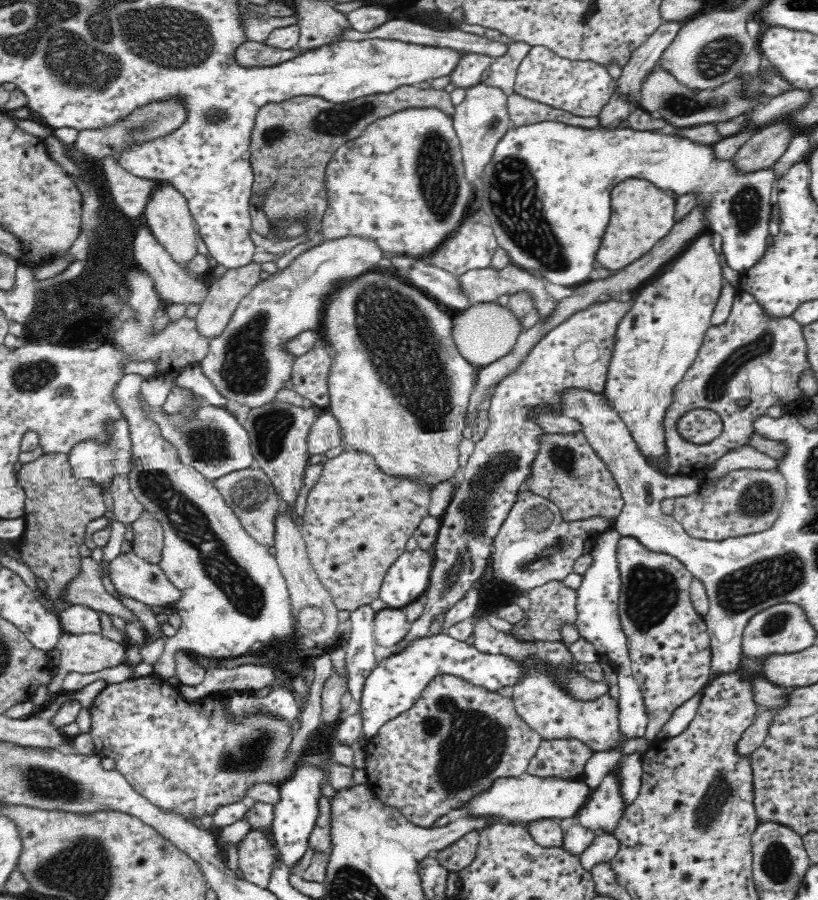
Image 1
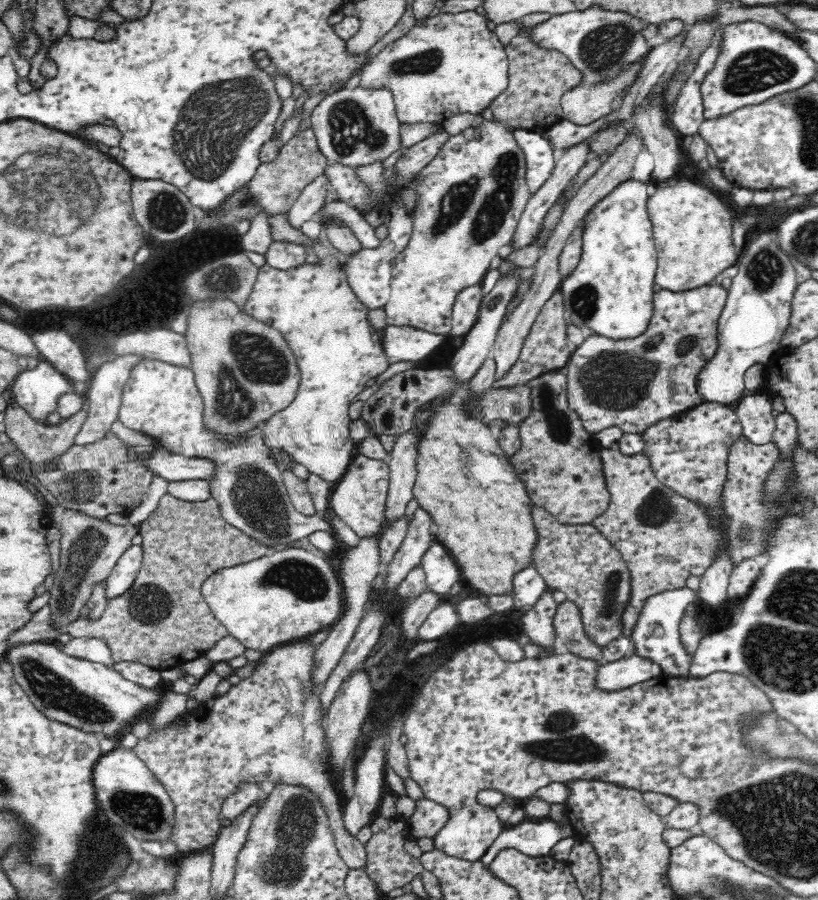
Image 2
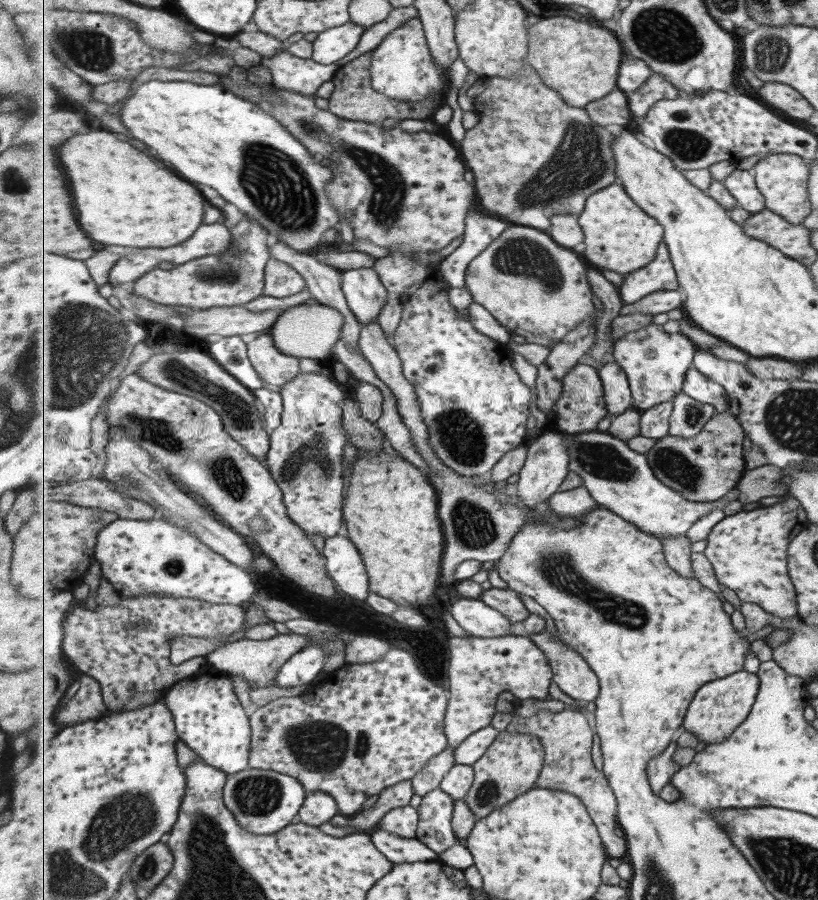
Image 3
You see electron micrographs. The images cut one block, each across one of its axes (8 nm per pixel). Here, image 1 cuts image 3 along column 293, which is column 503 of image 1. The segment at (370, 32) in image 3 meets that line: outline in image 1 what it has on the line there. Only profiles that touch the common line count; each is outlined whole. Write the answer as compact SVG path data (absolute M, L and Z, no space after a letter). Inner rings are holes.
M514 42L507 46L507 54L494 59L488 67L488 79L483 84L490 88L500 88L507 96L513 94L518 66L531 48L524 42Z

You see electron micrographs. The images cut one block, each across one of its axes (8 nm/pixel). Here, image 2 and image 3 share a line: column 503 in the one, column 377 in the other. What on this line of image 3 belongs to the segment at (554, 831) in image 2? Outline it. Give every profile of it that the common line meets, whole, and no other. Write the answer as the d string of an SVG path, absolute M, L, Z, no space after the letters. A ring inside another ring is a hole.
M385 830L371 831L373 844L383 852L391 862L427 862L439 858L439 853L431 850L424 842L417 838L403 838L399 834L389 834Z

